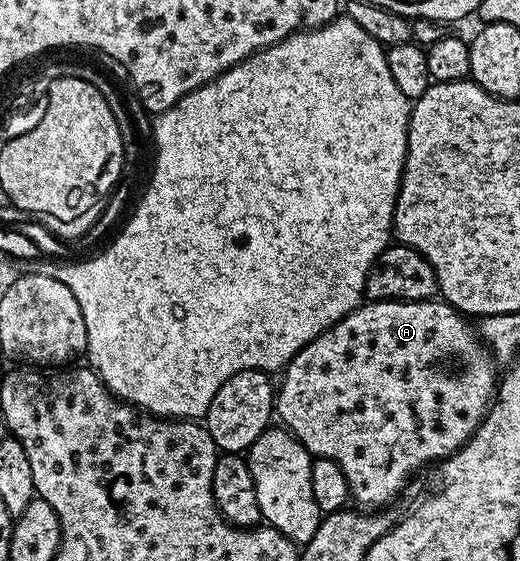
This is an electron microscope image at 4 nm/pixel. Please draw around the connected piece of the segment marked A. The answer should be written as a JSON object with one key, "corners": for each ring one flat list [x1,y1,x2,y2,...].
{"corners":[[445,299,432,301,370,301,353,309,344,319,337,321,328,331,321,333,308,343,286,365,281,374,282,385,276,389,276,417,295,439,310,452,311,458,332,459,344,471,344,479,350,488,350,496,362,507,386,507,389,501,405,487,410,476,429,461,441,463,451,457,482,424,495,396,500,380,499,370,494,370,496,358,478,335,477,328]]}

